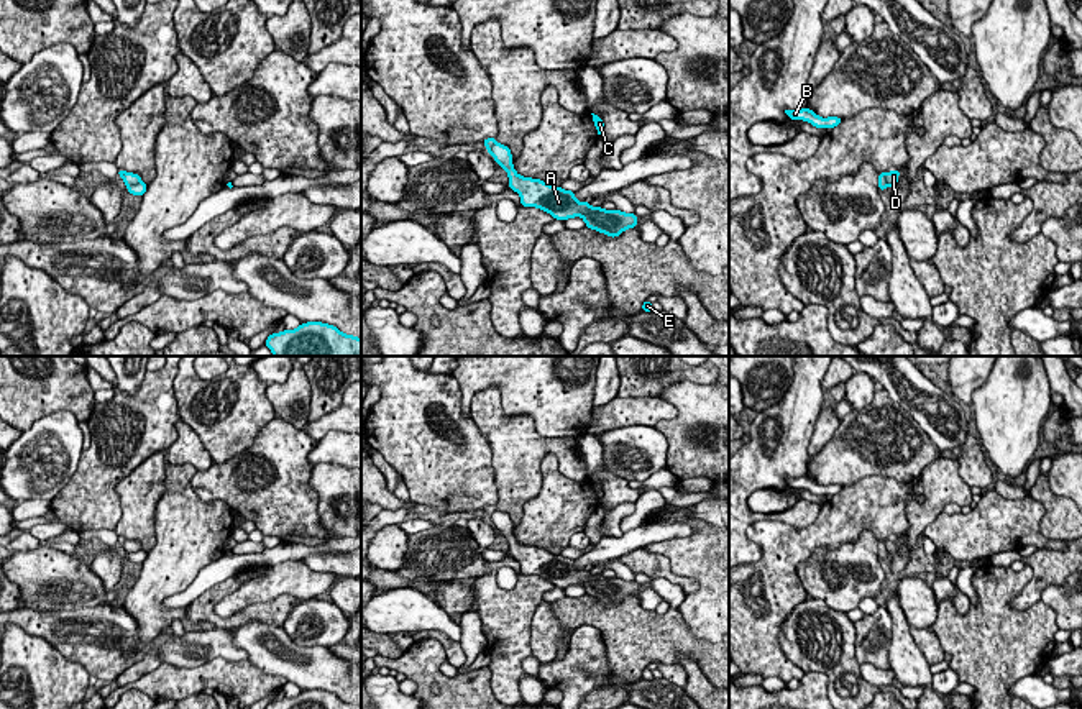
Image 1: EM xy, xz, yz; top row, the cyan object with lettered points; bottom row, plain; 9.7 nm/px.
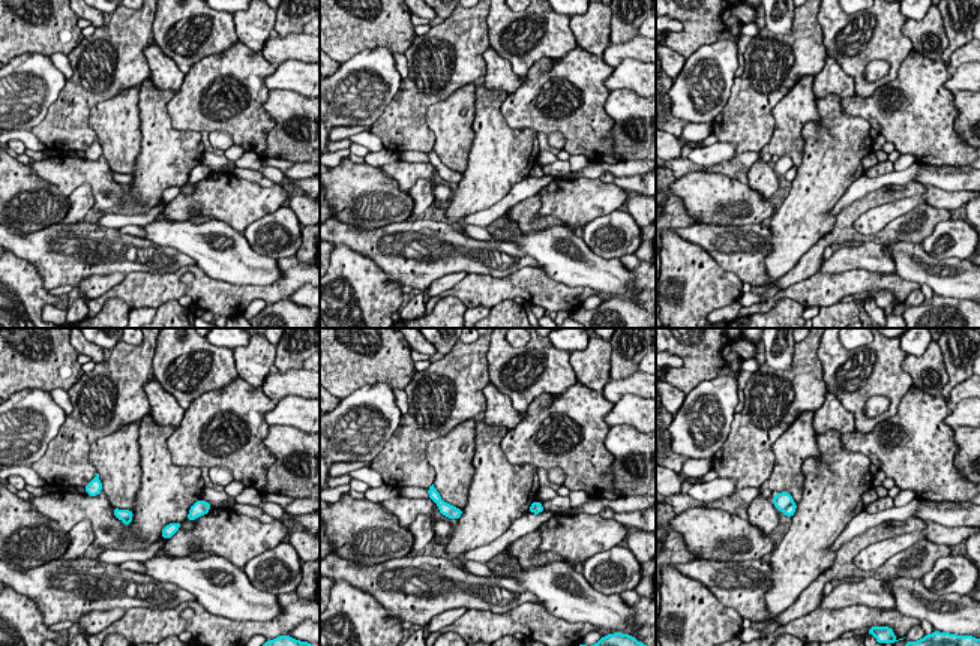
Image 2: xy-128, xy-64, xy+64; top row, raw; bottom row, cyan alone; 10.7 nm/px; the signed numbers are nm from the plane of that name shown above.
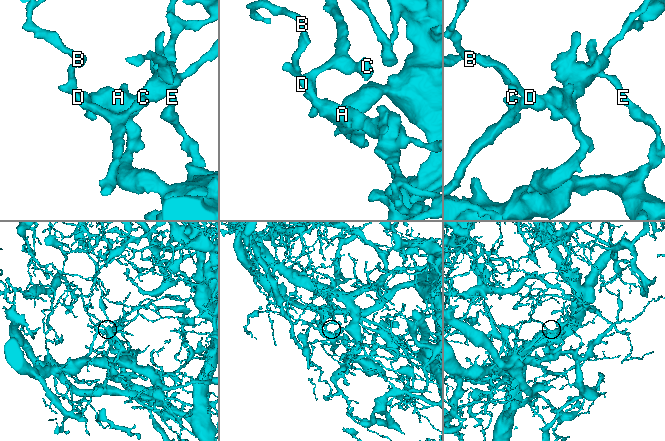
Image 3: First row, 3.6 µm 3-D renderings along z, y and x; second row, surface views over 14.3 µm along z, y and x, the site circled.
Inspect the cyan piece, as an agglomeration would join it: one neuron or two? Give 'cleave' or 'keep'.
cleave

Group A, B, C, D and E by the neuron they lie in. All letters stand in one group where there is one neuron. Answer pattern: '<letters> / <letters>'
A D / B C E

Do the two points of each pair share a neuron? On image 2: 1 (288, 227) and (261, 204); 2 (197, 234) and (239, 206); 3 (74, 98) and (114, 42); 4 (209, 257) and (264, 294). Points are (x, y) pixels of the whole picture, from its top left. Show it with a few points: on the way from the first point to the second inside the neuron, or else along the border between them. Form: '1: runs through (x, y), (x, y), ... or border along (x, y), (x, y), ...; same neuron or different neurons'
1: border along (282, 204), (255, 219), (242, 231); different neurons
2: border along (213, 218), (228, 224), (242, 234); different neurons
3: runs through (87, 84), (113, 56); same neuron
4: border along (284, 275), (267, 285), (231, 285), (216, 279); different neurons

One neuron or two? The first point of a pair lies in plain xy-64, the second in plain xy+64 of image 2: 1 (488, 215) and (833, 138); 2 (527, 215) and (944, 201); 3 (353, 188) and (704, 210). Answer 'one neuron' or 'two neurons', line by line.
1: two neurons
2: two neurons
3: one neuron

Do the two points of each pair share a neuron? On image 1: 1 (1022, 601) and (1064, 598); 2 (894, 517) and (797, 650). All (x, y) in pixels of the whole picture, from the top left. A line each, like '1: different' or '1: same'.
1: different
2: different

